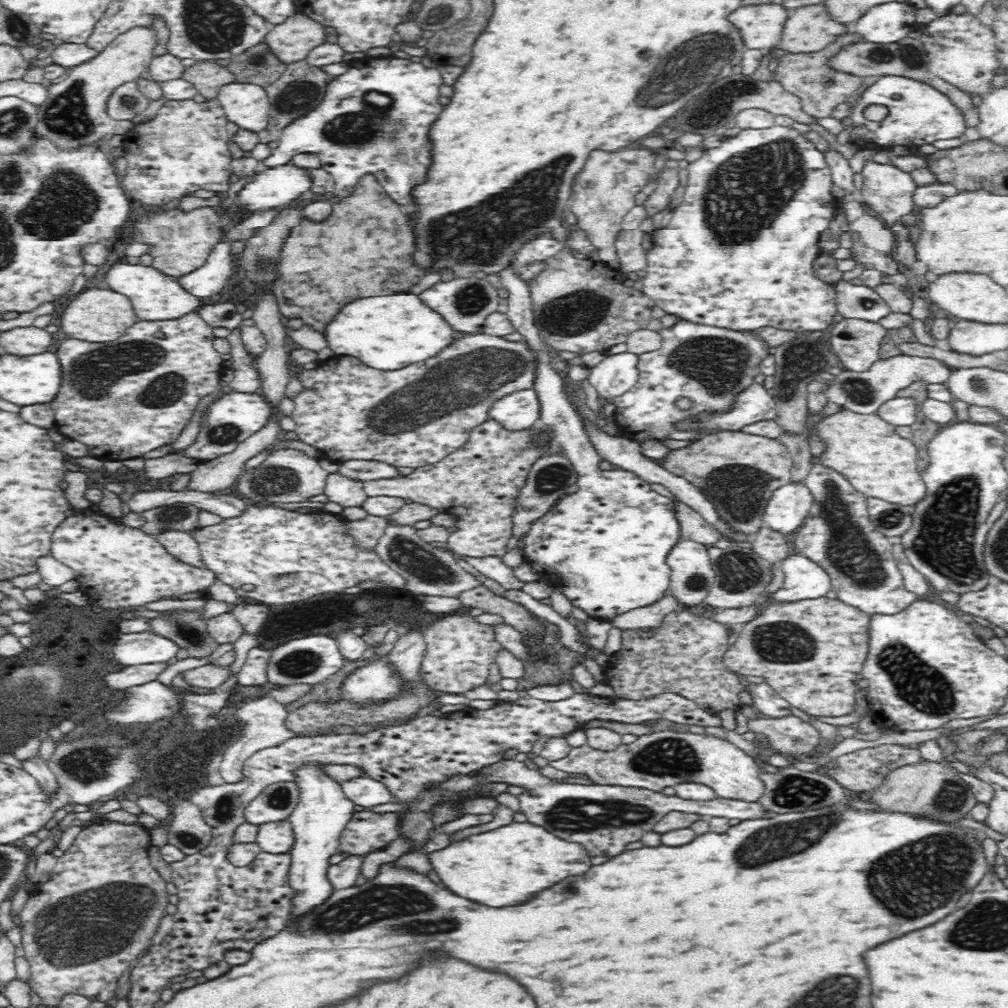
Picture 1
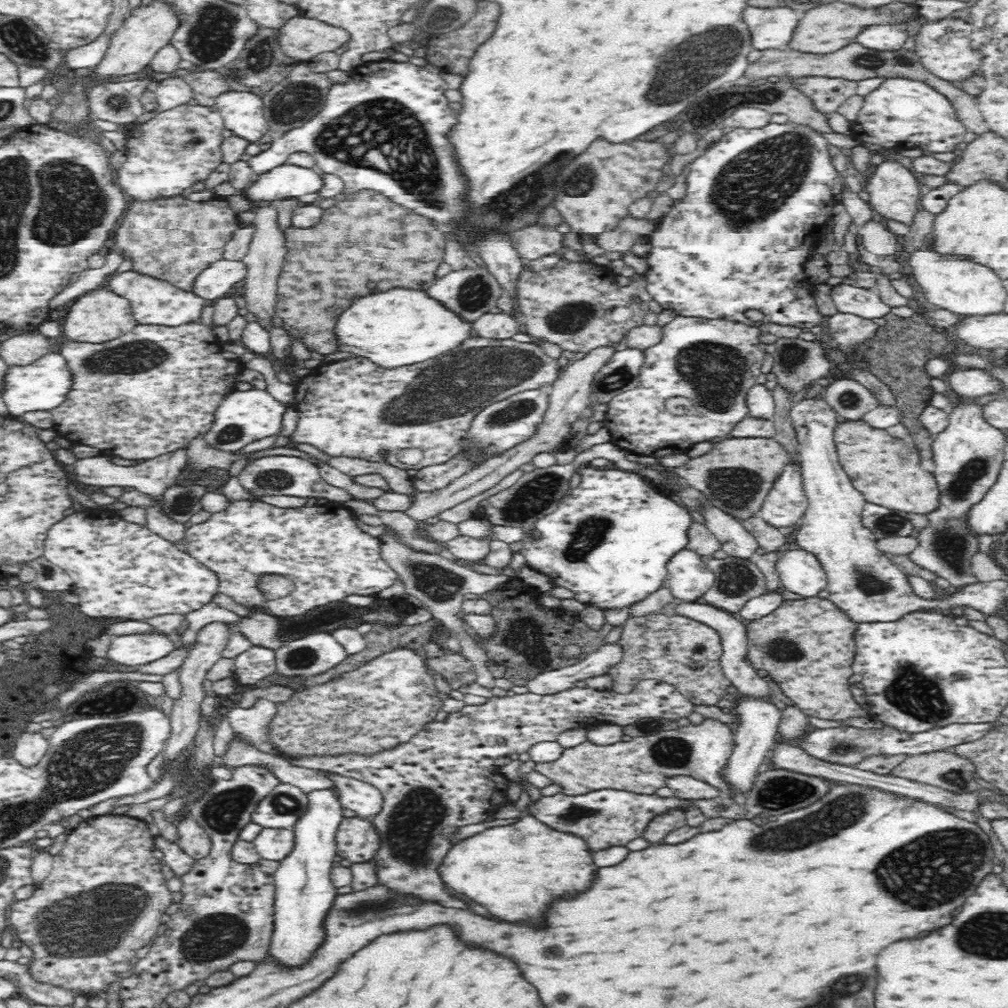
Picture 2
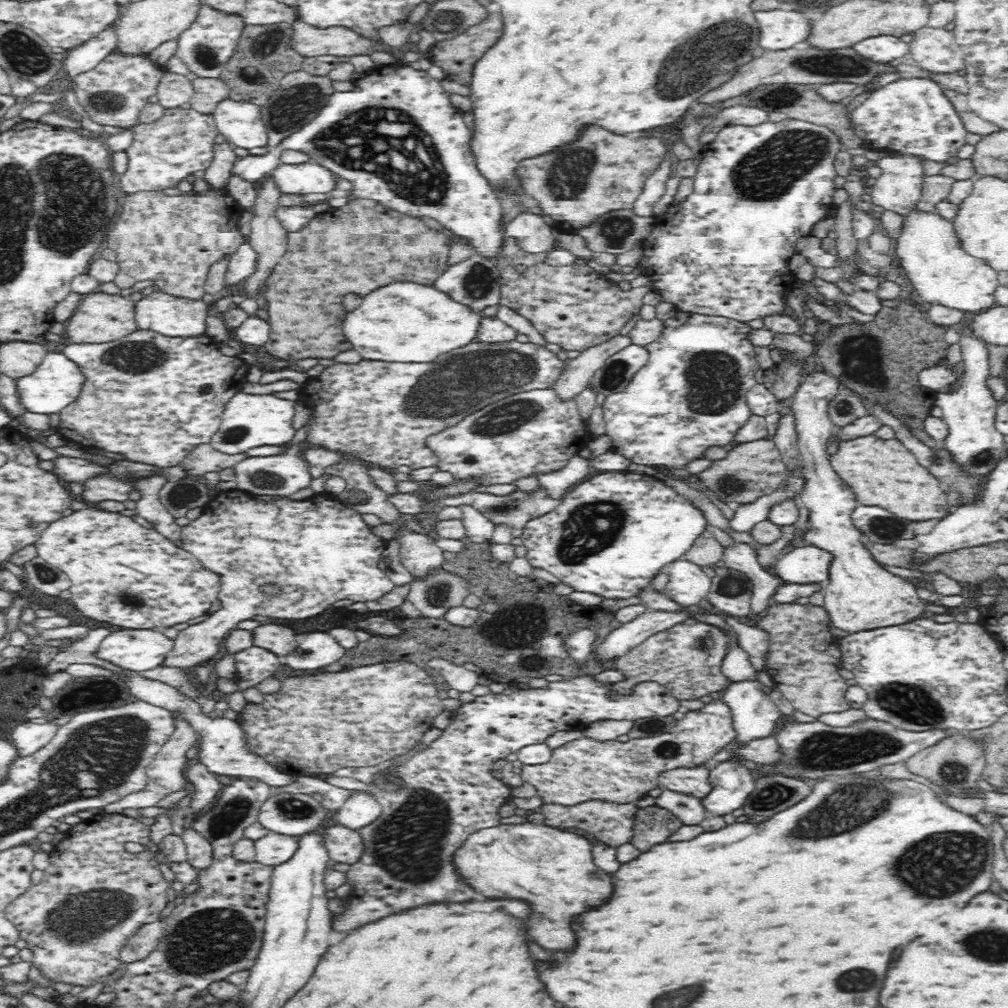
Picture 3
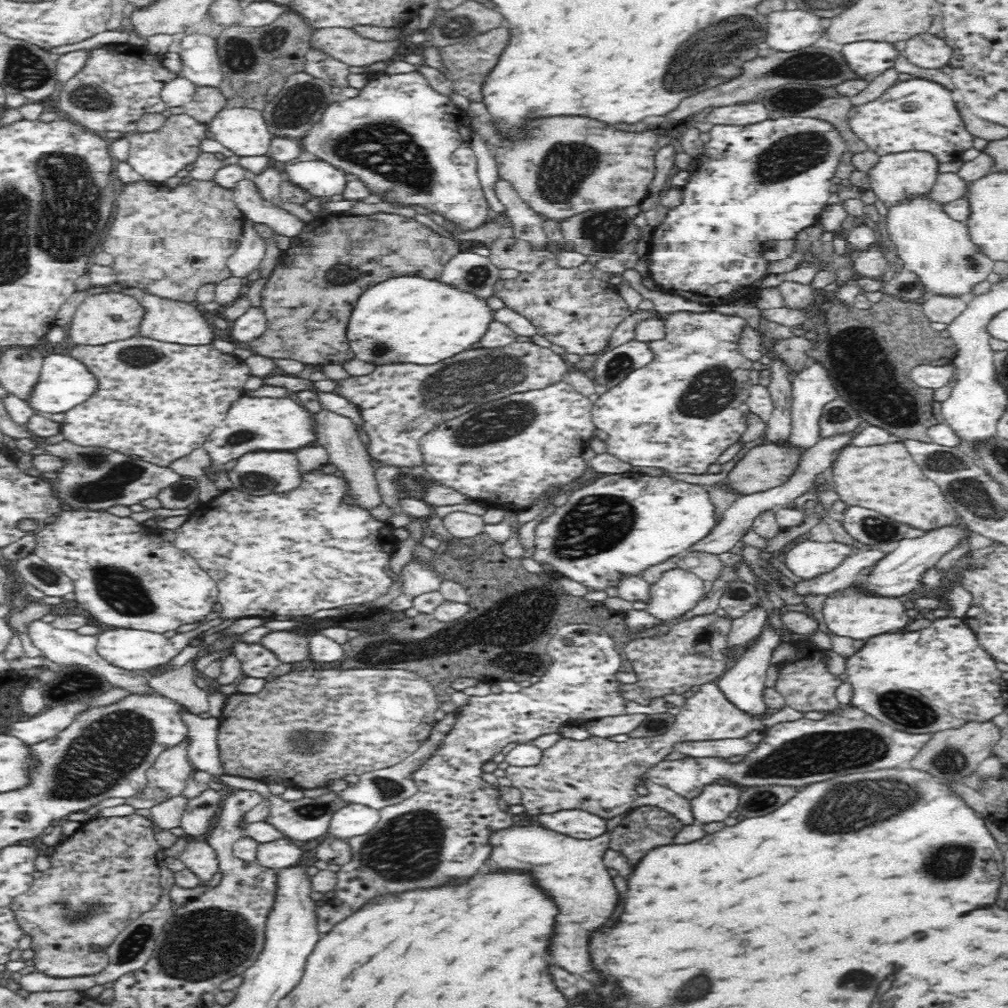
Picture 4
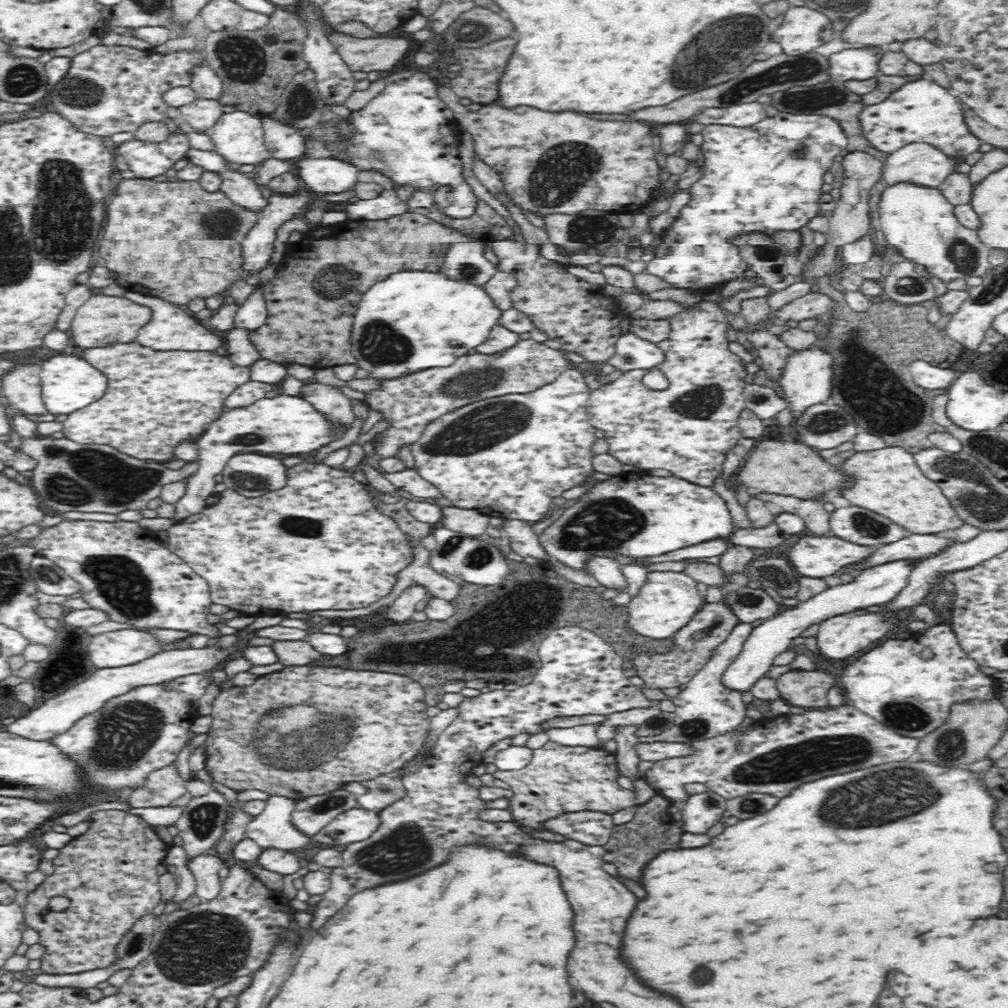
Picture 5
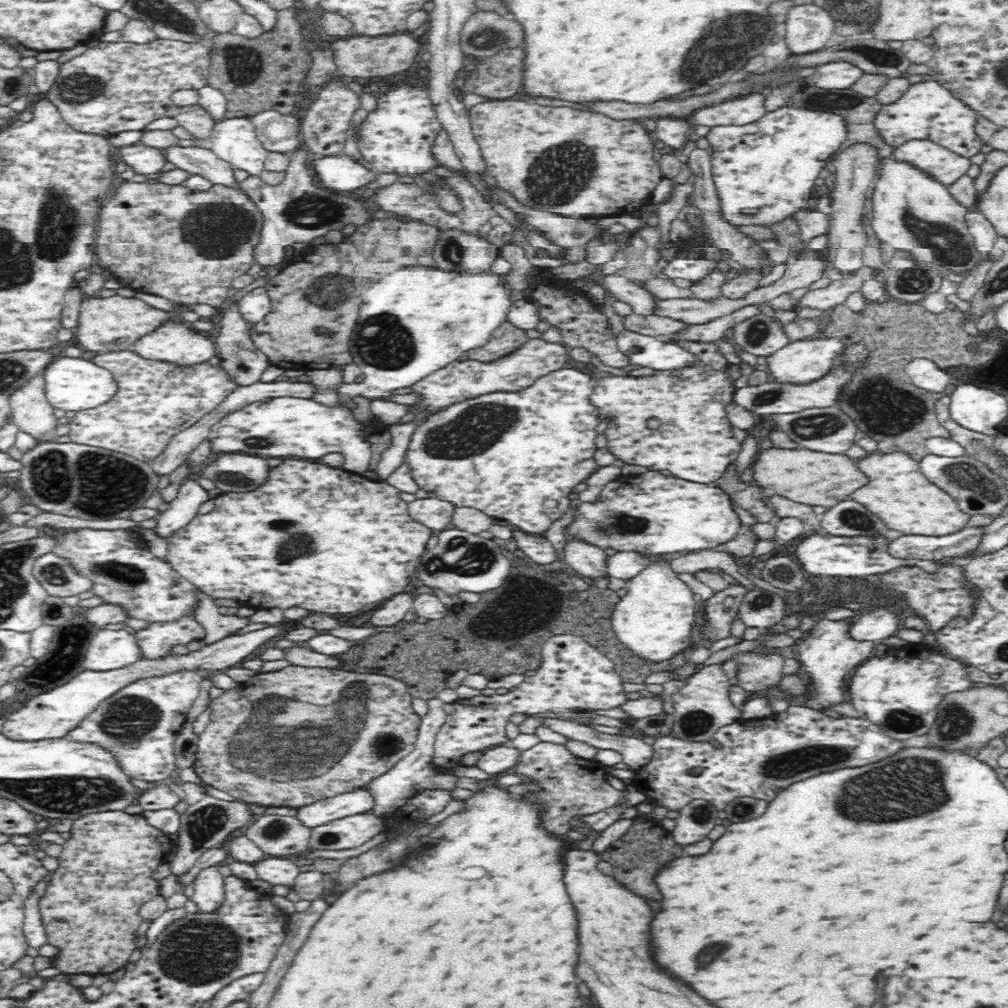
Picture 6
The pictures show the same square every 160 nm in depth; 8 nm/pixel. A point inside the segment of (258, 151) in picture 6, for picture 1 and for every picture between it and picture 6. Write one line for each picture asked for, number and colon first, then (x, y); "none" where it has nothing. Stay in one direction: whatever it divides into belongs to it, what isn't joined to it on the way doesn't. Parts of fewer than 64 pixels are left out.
1: (246, 104)
2: (242, 113)
3: (240, 122)
4: (243, 131)
5: (237, 136)

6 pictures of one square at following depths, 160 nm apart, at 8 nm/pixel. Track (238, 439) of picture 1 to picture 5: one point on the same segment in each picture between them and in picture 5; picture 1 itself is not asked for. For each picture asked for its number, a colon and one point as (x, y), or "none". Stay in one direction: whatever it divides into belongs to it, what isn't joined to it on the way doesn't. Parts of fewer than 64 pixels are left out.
2: (243, 417)
3: (249, 420)
4: (252, 424)
5: (286, 424)

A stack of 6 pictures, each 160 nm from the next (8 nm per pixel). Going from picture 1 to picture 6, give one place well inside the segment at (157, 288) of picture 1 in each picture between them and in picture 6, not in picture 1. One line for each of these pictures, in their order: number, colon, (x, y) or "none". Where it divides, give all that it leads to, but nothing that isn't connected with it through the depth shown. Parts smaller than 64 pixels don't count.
2: (156, 302)
3: (170, 316)
4: (168, 321)
5: (170, 328)
6: (178, 344)

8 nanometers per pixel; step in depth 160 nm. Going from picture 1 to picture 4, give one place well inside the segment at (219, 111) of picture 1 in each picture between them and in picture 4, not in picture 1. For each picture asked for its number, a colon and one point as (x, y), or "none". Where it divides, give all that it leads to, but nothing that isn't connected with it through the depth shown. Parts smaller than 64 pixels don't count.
2: (176, 148)
3: (164, 153)
4: (156, 156)

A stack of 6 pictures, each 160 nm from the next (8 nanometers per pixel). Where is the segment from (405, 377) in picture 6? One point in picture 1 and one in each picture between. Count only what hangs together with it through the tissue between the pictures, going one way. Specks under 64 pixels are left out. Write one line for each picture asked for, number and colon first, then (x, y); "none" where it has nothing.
1: (391, 332)
2: (398, 327)
3: (419, 322)
4: (402, 320)
5: (413, 321)

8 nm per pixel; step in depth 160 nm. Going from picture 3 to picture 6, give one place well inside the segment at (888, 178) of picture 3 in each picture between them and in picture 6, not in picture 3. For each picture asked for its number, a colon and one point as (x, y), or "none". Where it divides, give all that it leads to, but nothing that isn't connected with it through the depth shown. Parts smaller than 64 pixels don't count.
4: (914, 172)
5: (917, 162)
6: (946, 166)

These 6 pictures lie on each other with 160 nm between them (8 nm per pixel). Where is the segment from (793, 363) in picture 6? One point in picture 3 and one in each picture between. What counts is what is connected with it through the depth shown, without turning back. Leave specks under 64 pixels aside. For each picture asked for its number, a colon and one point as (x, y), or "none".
3: (861, 595)
4: (811, 389)
5: (807, 378)

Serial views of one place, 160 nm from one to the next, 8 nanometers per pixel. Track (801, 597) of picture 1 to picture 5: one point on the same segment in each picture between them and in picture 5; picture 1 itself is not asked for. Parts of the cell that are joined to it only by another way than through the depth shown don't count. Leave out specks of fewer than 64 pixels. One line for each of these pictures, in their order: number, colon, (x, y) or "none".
2: (800, 571)
3: (805, 564)
4: (808, 559)
5: (815, 556)

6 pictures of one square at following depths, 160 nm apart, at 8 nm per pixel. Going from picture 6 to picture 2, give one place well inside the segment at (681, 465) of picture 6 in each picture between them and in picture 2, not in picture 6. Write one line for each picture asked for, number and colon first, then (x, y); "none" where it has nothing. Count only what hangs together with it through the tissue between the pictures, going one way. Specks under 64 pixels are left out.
2: (714, 362)
3: (691, 395)
4: (680, 412)
5: (687, 429)

